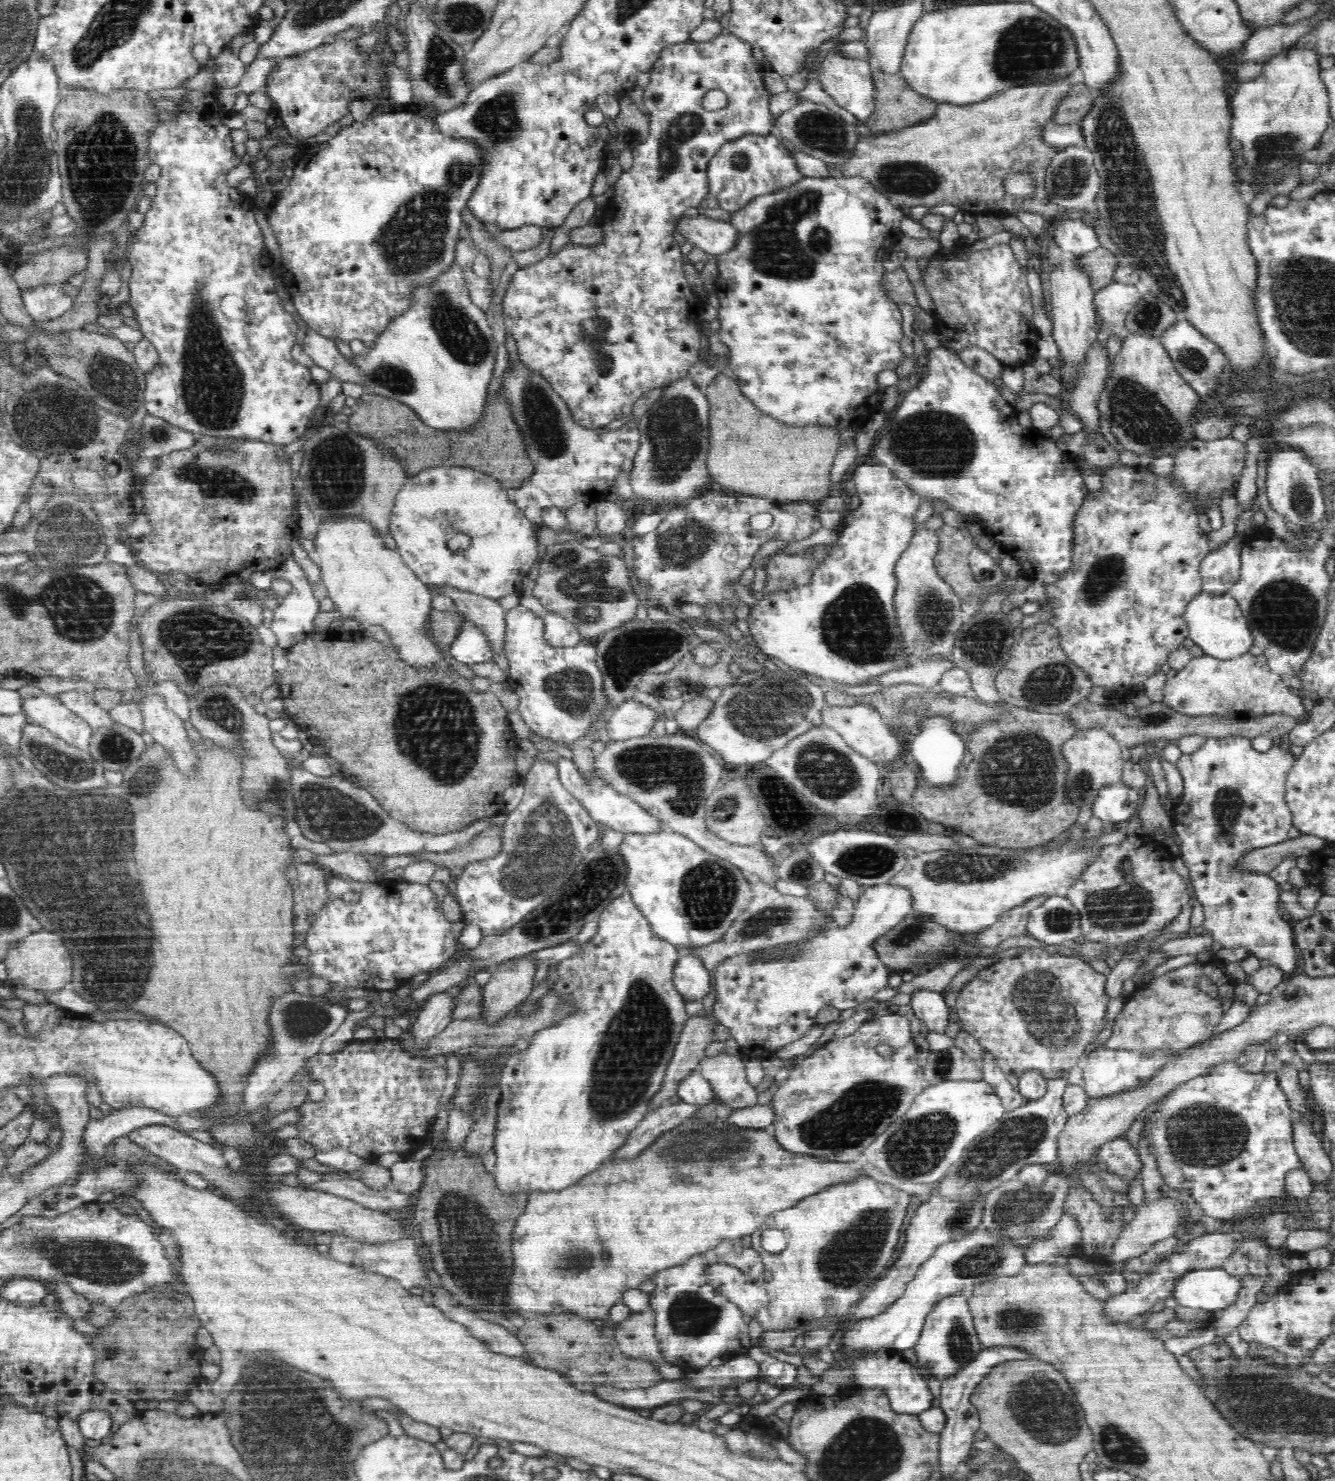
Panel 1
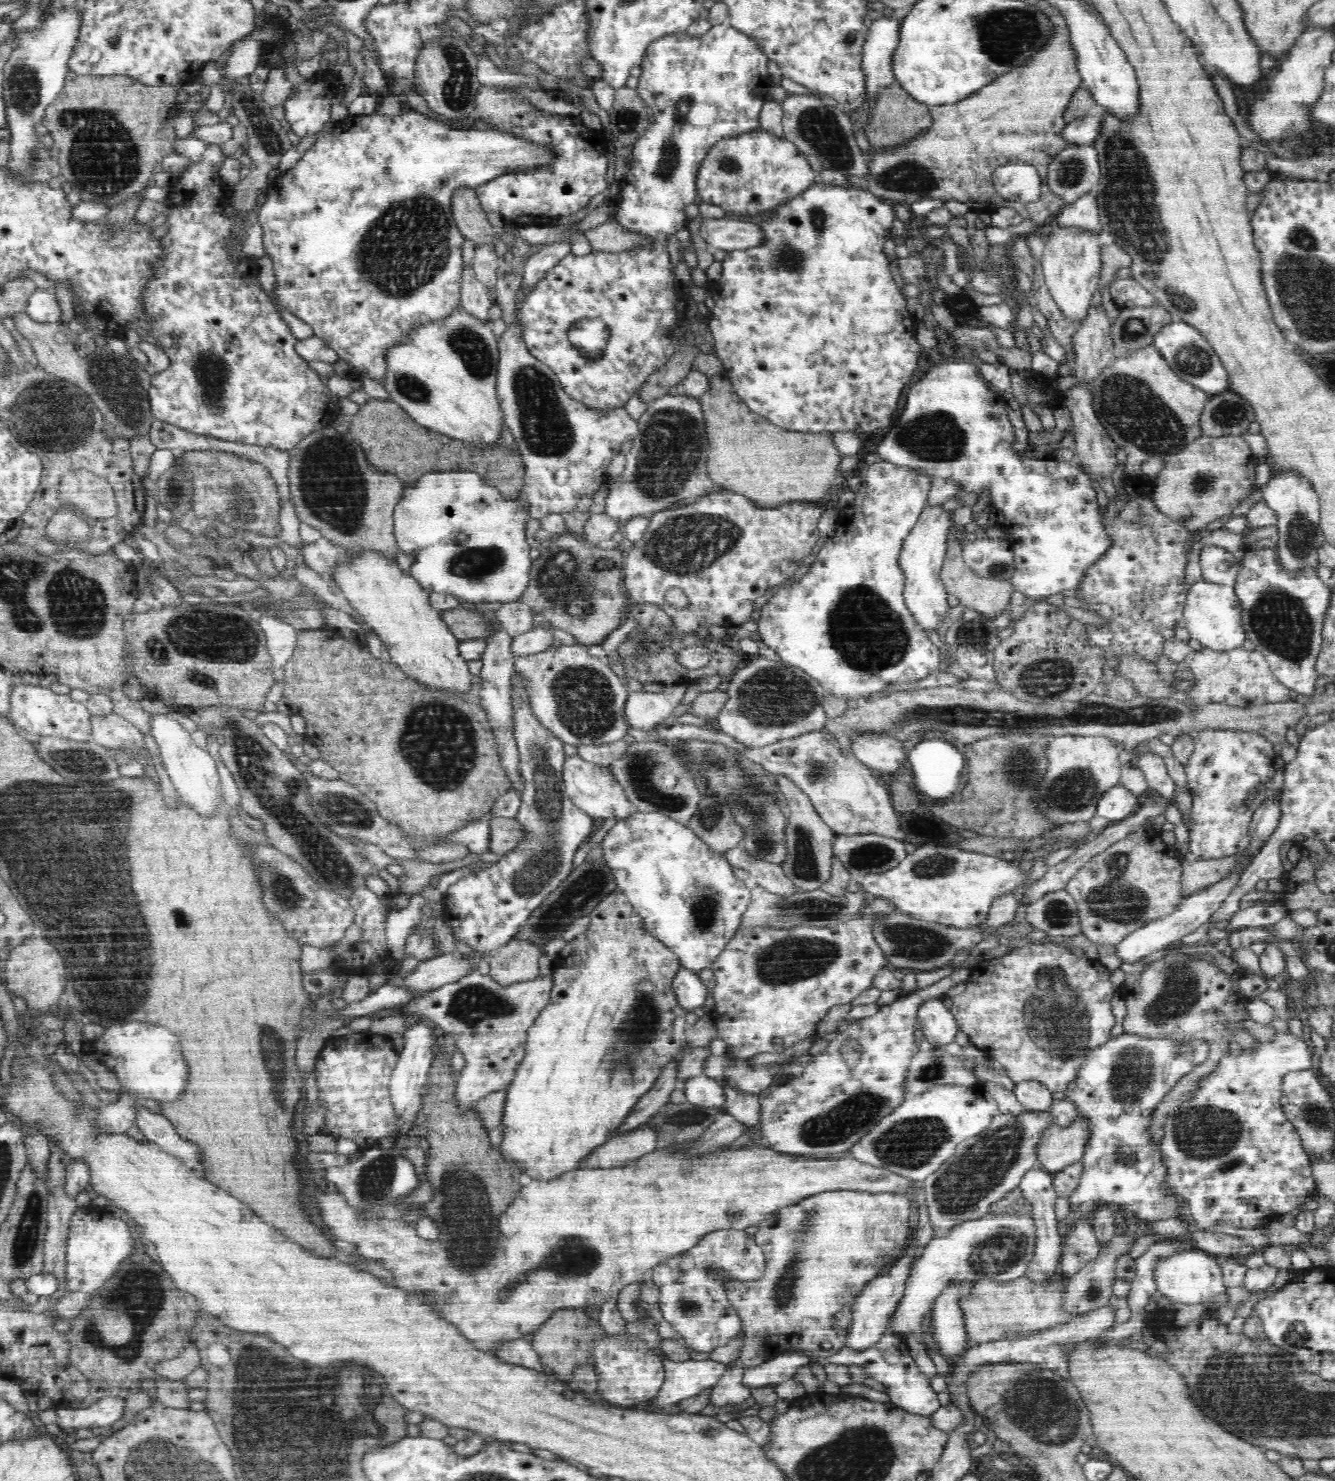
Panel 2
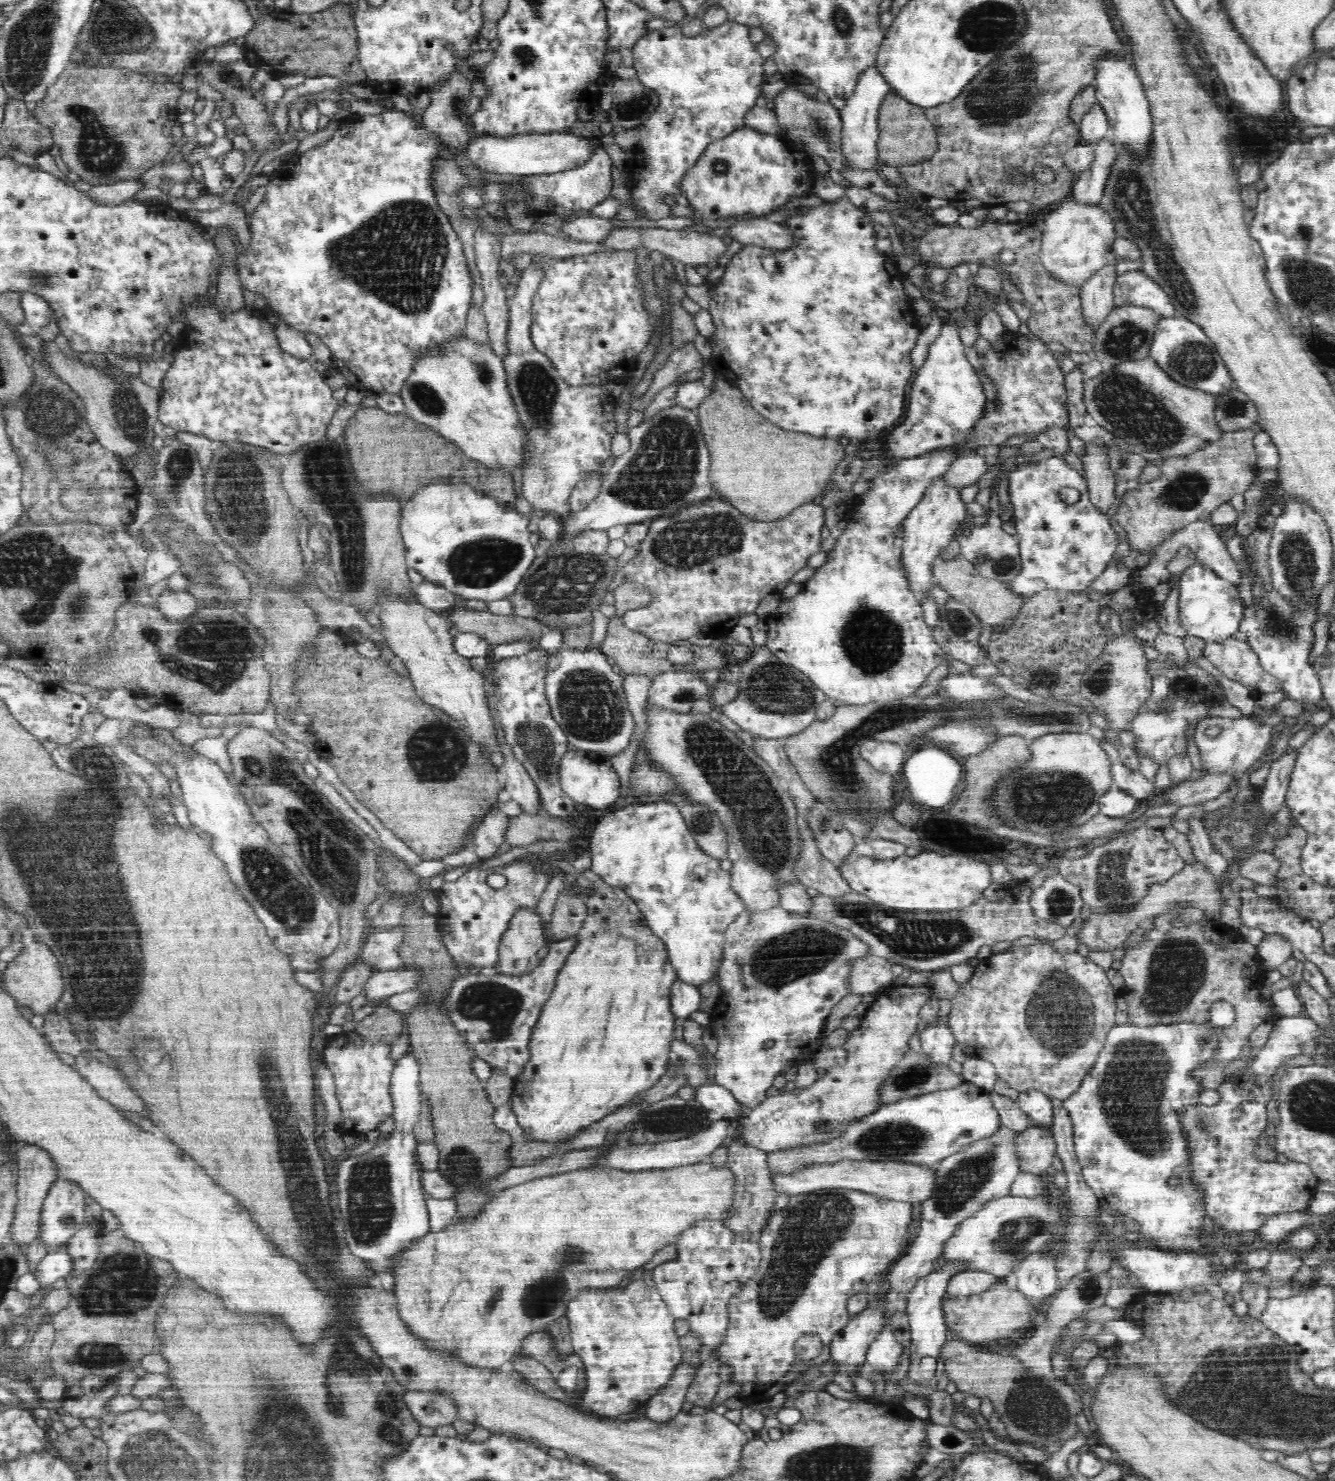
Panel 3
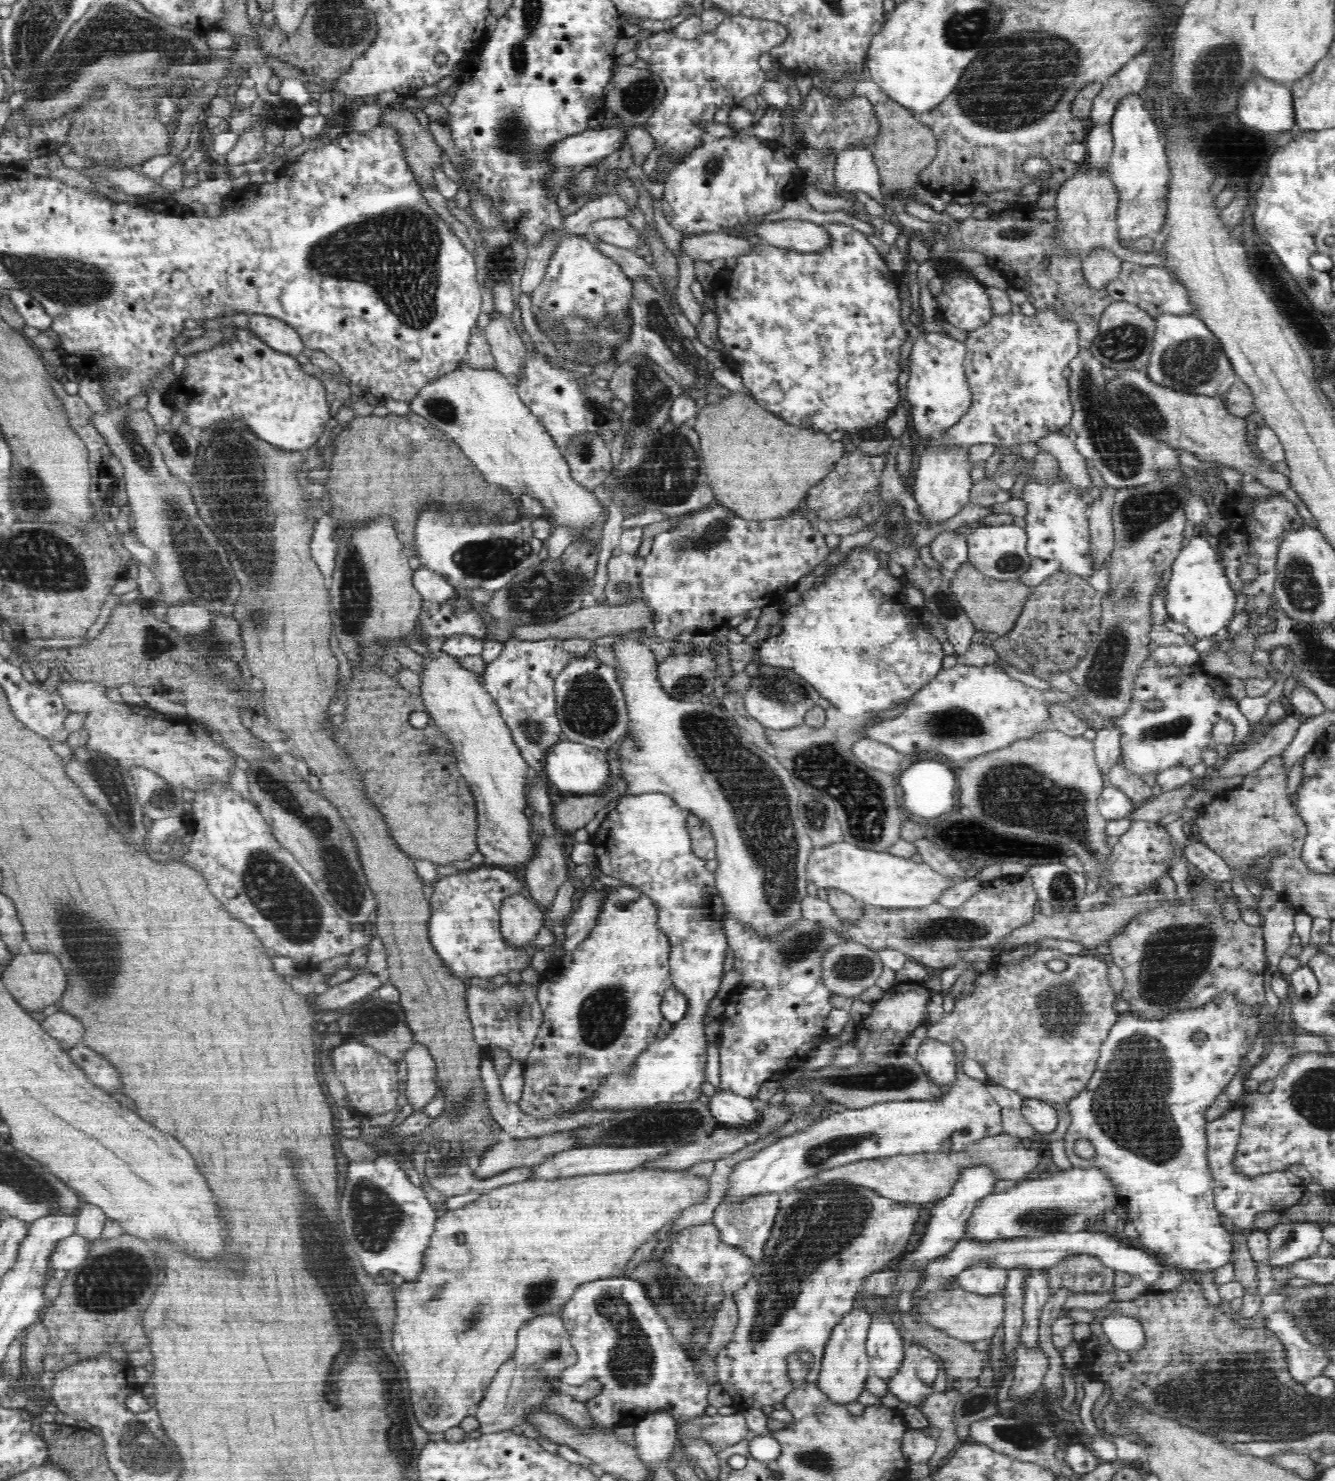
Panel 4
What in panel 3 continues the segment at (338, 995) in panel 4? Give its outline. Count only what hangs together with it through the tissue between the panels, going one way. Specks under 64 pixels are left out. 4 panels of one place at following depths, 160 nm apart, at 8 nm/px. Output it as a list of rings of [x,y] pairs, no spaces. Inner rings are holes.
[[[414,968],[394,969],[389,971],[376,971],[368,978],[365,990],[362,991],[366,1000],[385,1000],[388,996],[415,990],[419,982],[418,971]]]

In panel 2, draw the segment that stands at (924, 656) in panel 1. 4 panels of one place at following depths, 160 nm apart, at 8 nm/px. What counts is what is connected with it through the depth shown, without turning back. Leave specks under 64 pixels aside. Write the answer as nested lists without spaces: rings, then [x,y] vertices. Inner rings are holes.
[[[942,505],[924,508],[914,528],[906,536],[899,556],[899,567],[905,574],[903,597],[909,611],[920,628],[924,628],[928,635],[937,632],[940,624],[950,614],[948,592],[940,580],[940,571],[947,553],[948,536],[950,532],[952,512],[945,512]]]

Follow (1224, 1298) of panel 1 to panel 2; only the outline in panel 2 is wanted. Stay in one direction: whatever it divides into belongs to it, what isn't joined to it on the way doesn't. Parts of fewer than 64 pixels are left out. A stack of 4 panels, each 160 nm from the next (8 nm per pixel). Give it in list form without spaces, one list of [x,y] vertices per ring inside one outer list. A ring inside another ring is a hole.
[[[1199,1249],[1162,1258],[1152,1274],[1158,1291],[1178,1304],[1214,1303],[1227,1289],[1221,1271],[1221,1259]]]

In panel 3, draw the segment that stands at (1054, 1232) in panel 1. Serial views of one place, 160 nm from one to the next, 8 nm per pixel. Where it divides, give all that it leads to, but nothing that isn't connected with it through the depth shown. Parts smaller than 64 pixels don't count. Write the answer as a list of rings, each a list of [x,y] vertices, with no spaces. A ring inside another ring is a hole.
[[[1182,1021],[1176,1024],[1156,1024],[1156,1025],[1135,1025],[1135,1024],[1122,1024],[1114,1025],[1108,1031],[1108,1036],[1105,1045],[1102,1047],[1101,1054],[1098,1055],[1092,1070],[1088,1071],[1086,1080],[1082,1079],[1078,1090],[1070,1095],[1068,1099],[1063,1100],[1063,1107],[1068,1111],[1073,1124],[1073,1139],[1076,1158],[1081,1166],[1081,1173],[1083,1174],[1086,1185],[1092,1189],[1094,1195],[1100,1202],[1106,1201],[1112,1209],[1120,1211],[1124,1217],[1130,1217],[1136,1224],[1139,1225],[1139,1231],[1142,1236],[1146,1236],[1148,1240],[1154,1240],[1157,1249],[1164,1252],[1170,1250],[1200,1250],[1204,1246],[1210,1244],[1212,1238],[1208,1238],[1208,1242],[1198,1240],[1198,1234],[1204,1232],[1204,1214],[1206,1214],[1206,1196],[1202,1193],[1202,1189],[1198,1189],[1196,1180],[1192,1177],[1192,1149],[1189,1148],[1186,1139],[1188,1139],[1188,1132],[1181,1128],[1180,1114],[1186,1107],[1192,1107],[1200,1103],[1198,1094],[1200,1094],[1201,1082],[1195,1078],[1190,1078],[1192,1068],[1196,1066],[1208,1066],[1216,1058],[1218,1050],[1217,1038],[1219,1034],[1225,1033],[1224,1028],[1211,1024],[1194,1024],[1189,1021]],[[1170,1176],[1178,1176],[1181,1183],[1172,1187],[1168,1184]]]

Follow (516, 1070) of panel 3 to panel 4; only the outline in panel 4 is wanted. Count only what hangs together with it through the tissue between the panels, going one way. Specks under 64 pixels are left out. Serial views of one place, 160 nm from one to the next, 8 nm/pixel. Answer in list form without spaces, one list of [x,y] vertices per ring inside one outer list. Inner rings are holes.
[[[608,886],[603,887],[599,891],[593,890],[586,893],[578,903],[578,908],[571,912],[571,916],[566,924],[564,942],[561,944],[559,956],[554,955],[549,964],[568,952],[572,952],[582,940],[584,940],[597,921],[597,914],[601,909],[603,898],[605,897],[605,890]],[[467,983],[467,1011],[473,1028],[473,1037],[486,1056],[493,1056],[494,1048],[505,1050],[511,1059],[525,1062],[540,1025],[542,1024],[542,1007],[538,1003],[537,986],[506,983],[503,986],[482,988]]]

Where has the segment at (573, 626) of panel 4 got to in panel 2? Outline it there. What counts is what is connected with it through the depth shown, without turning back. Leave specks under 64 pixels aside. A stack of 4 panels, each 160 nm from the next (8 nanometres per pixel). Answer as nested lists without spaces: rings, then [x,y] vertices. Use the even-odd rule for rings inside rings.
[[[458,607],[442,611],[441,617],[459,641],[470,640],[471,638],[486,638],[496,631],[496,626],[481,612]]]

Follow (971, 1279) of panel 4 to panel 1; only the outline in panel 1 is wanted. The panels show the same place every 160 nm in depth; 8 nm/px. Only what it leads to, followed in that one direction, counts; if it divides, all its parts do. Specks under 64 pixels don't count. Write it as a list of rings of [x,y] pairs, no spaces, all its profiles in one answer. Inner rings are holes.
[[[963,1292],[947,1296],[934,1305],[932,1312],[928,1313],[918,1342],[913,1346],[917,1369],[927,1378],[936,1378],[941,1383],[948,1376],[958,1374],[958,1370],[964,1370],[983,1348],[967,1303],[967,1294]]]

